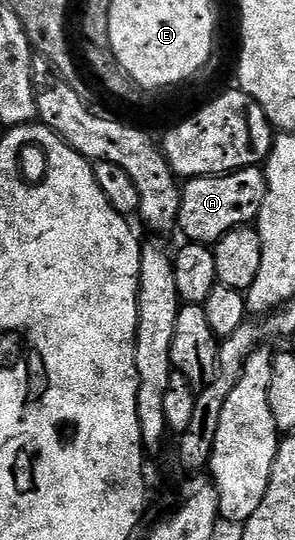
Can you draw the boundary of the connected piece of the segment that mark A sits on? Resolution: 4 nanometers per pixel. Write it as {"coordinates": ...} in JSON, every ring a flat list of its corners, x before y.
{"coordinates":[[259,166,229,171,227,175,205,175,187,180,180,192,178,231,185,235,185,240,215,245,226,232,235,227,255,224,267,188,268,182]]}

